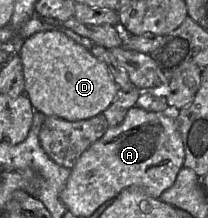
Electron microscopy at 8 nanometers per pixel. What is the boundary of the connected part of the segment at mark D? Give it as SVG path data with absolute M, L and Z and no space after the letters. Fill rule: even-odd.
M59 30L31 35L21 44L19 56L23 64L24 93L34 111L45 116L67 121L90 119L104 112L120 90L105 62Z

